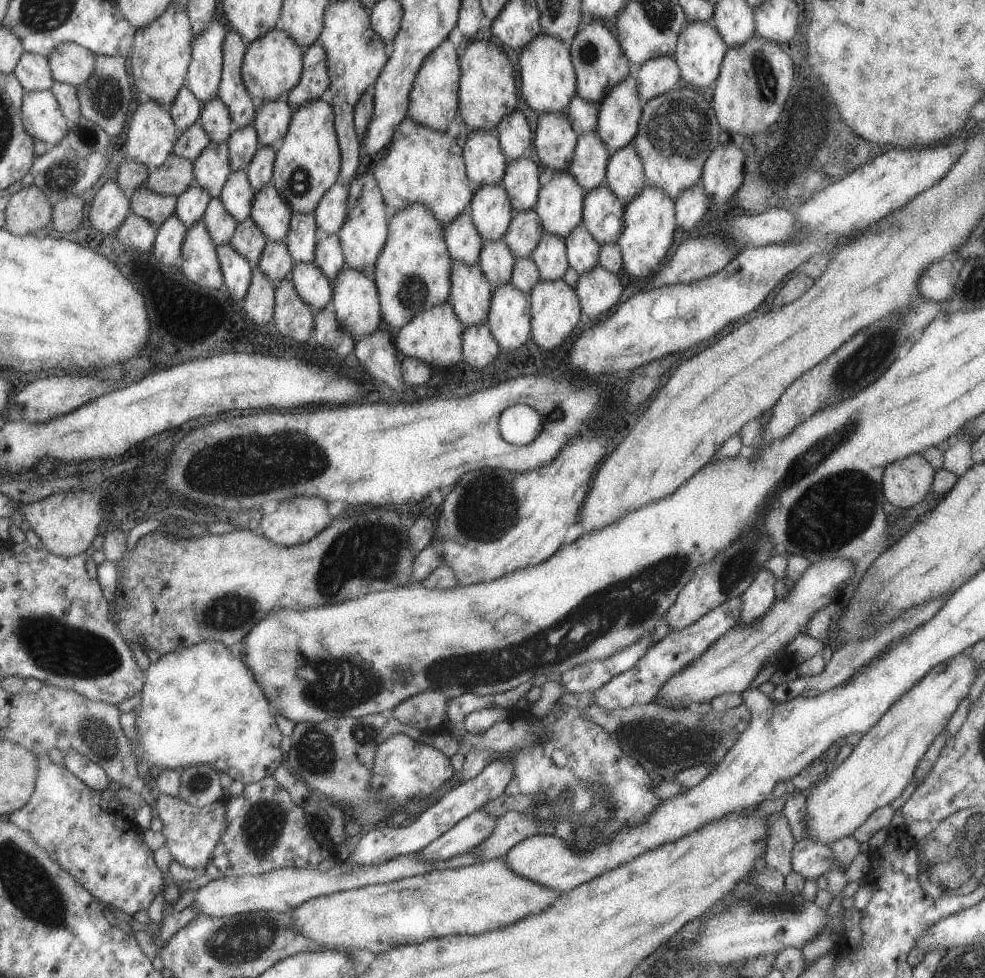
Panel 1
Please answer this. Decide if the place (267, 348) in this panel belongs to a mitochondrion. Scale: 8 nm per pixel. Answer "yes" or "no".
no

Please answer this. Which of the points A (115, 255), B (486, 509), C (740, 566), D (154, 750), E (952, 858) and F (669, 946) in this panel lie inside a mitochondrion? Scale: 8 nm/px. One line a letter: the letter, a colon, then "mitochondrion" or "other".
A: other
B: mitochondrion
C: mitochondrion
D: other
E: mitochondrion
F: other

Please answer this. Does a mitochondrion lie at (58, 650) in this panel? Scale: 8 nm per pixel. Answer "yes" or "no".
yes

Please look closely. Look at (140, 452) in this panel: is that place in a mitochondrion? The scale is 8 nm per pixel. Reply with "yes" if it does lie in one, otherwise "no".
no

